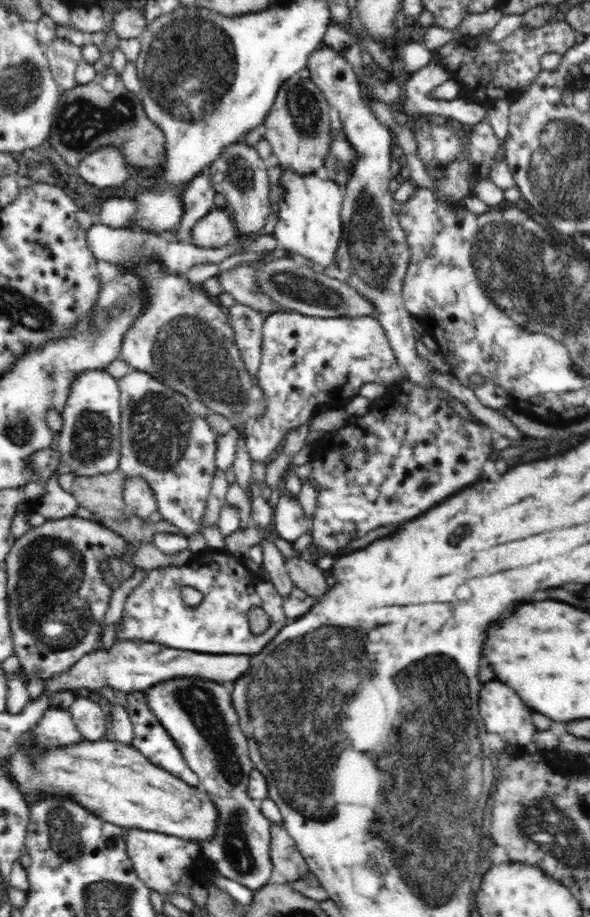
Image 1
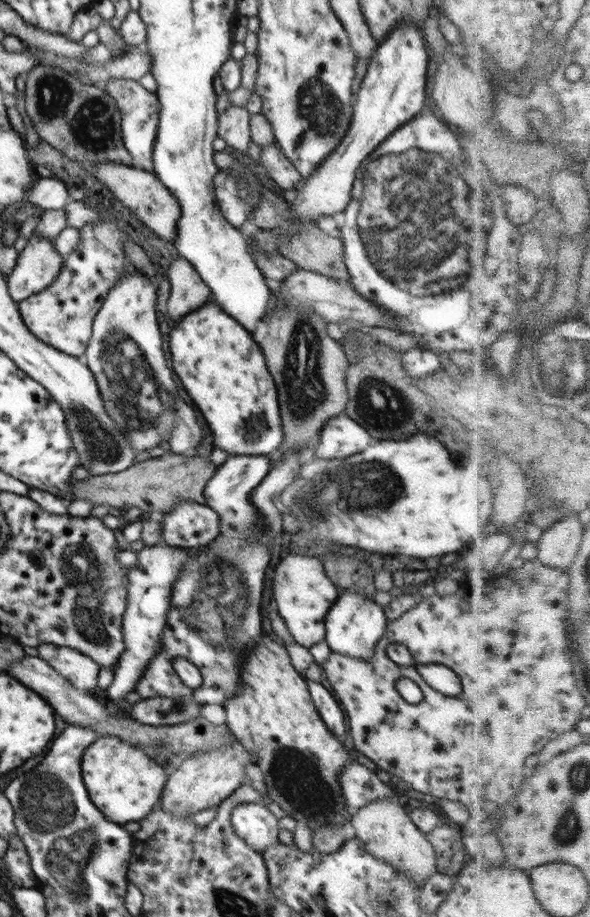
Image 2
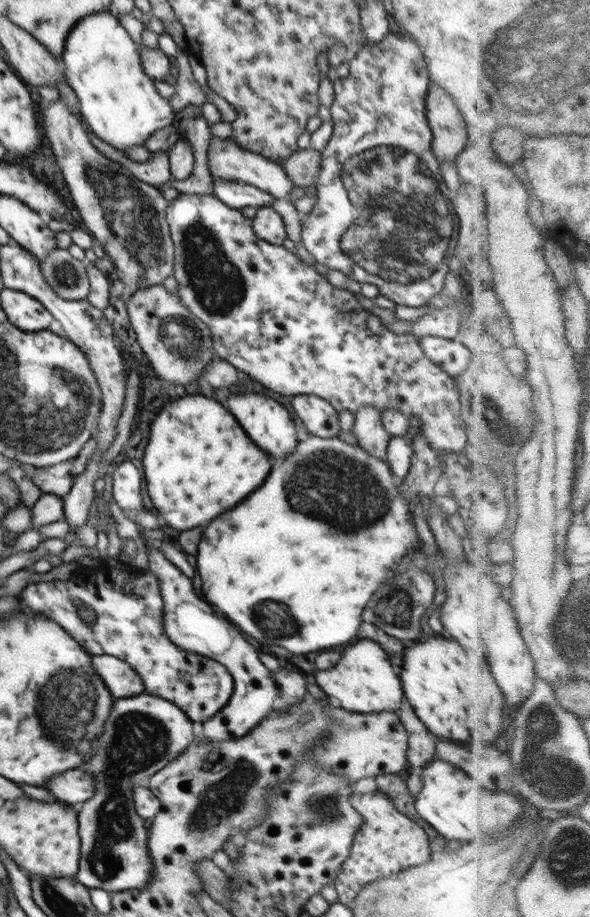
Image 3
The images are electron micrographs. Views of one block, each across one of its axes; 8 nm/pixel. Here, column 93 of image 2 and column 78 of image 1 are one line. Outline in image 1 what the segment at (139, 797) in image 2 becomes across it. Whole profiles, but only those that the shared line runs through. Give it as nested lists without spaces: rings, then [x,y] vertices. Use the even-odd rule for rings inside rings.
[[[30,733],[22,736],[22,740],[16,746],[16,748],[22,748],[22,750],[18,750],[18,754],[14,754],[12,762],[10,762],[12,778],[20,784],[20,790],[28,798],[32,794],[68,794],[68,796],[72,794],[72,798],[76,802],[80,802],[84,808],[88,808],[90,812],[94,812],[102,820],[124,828],[156,831],[196,843],[206,842],[206,840],[214,838],[220,813],[216,809],[216,805],[212,803],[212,799],[208,798],[208,794],[204,794],[204,790],[194,788],[194,786],[186,784],[184,779],[152,764],[133,745],[108,739],[84,740],[84,742],[76,742],[76,744],[70,746],[52,748],[42,758],[28,758],[26,750],[37,748],[37,746],[28,746],[28,744],[33,744],[31,738]]]

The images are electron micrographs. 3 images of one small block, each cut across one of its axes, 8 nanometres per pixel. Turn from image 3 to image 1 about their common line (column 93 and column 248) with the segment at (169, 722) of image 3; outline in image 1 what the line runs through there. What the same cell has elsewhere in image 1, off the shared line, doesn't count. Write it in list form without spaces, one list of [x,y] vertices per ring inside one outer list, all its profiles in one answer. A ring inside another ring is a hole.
[[[176,678],[144,691],[148,708],[173,738],[187,765],[200,778],[200,788],[212,796],[210,799],[220,813],[214,838],[199,843],[202,853],[225,878],[235,880],[253,892],[260,890],[268,884],[273,867],[271,822],[262,815],[257,800],[246,796],[248,776],[254,764],[248,758],[248,742],[238,728],[238,716],[228,686],[204,678]]]

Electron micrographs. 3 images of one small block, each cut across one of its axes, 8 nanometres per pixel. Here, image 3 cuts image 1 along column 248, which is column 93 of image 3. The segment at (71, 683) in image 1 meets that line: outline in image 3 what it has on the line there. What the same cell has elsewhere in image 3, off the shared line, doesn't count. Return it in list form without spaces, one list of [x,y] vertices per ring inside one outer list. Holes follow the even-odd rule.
[[[93,655],[93,669],[100,674],[108,690],[118,698],[133,697],[145,692],[144,681],[132,666],[115,656]]]

